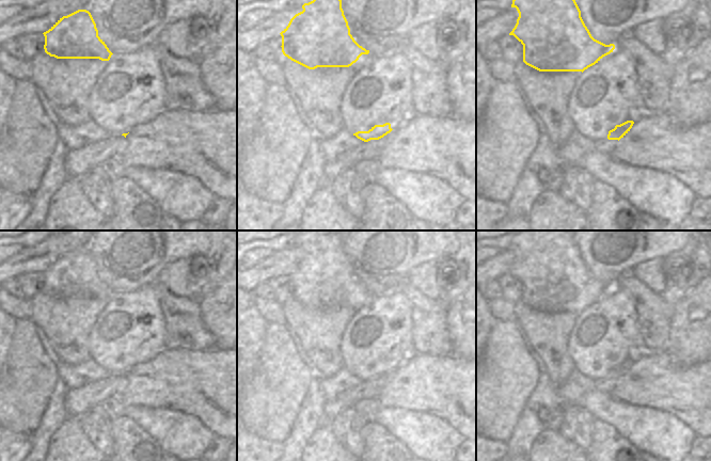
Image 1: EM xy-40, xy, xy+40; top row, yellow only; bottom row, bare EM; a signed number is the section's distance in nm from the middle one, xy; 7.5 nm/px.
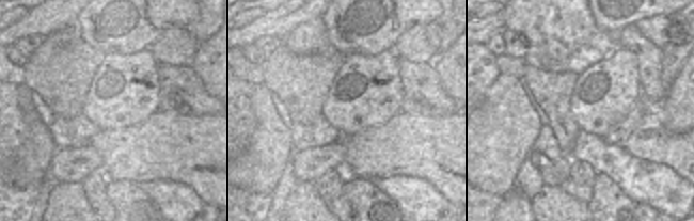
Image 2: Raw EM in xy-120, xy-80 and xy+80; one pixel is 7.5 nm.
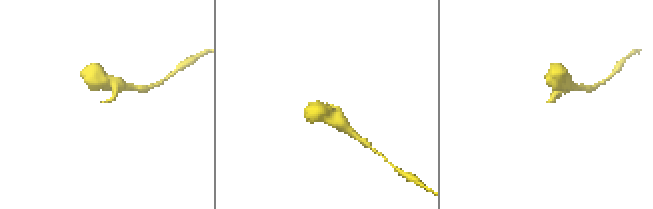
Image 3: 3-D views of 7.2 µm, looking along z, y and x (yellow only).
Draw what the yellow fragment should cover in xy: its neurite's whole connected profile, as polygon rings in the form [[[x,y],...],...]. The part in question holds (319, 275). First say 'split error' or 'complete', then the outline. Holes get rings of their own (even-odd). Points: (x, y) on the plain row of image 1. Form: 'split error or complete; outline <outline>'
complete; outline [[[317,234],[313,240],[302,244],[303,250],[296,253],[288,265],[280,272],[282,291],[291,300],[309,307],[349,306],[362,293],[368,293],[352,274],[342,248],[342,239],[336,234]]]

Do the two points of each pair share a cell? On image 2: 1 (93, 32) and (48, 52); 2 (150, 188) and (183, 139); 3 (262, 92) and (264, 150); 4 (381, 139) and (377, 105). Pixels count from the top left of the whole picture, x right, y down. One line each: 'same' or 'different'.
1: different
2: different
3: same
4: different

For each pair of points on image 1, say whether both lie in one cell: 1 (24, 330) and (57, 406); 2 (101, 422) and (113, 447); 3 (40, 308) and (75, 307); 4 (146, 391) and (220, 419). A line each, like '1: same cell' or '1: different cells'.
1: different cells
2: same cell
3: same cell
4: same cell

